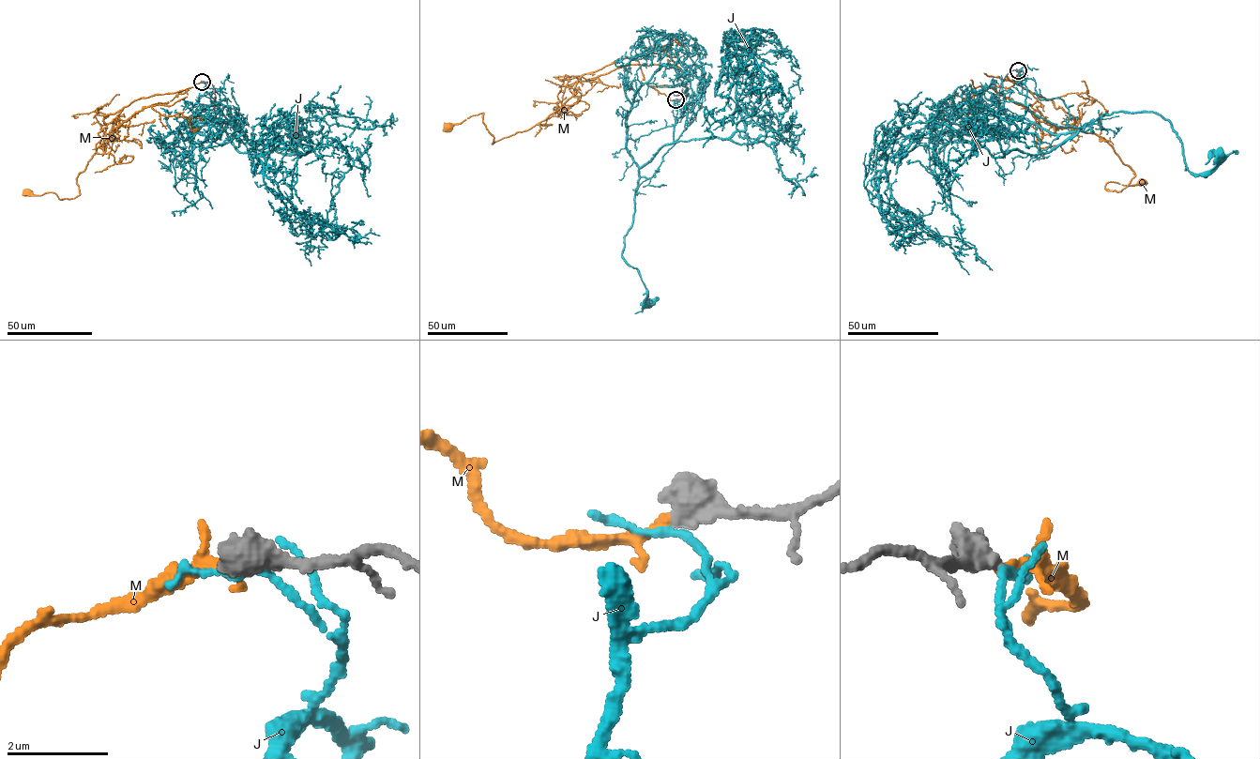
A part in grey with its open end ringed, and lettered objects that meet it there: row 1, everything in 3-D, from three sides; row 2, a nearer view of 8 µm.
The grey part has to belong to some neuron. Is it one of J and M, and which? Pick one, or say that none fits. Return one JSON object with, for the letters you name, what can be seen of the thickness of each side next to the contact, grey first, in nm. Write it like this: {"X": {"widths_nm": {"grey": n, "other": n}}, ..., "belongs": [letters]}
{"M": {"widths_nm": {"grey": 650, "other": 140}}, "belongs": ["M"]}

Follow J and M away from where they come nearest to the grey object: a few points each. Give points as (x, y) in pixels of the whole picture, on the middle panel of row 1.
J: (676, 100), (673, 113), (676, 122), (627, 141), (639, 176), (633, 222), (621, 254), (637, 270), (648, 303)
M: (675, 99), (647, 84), (638, 60), (621, 58), (581, 76), (545, 119), (493, 144), (482, 113), (447, 127)

